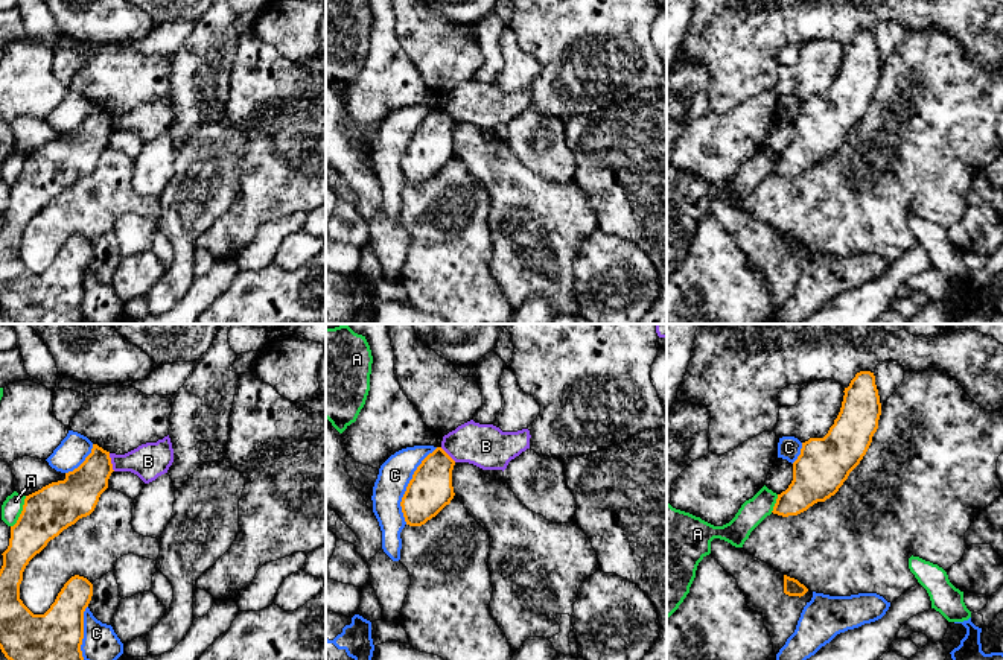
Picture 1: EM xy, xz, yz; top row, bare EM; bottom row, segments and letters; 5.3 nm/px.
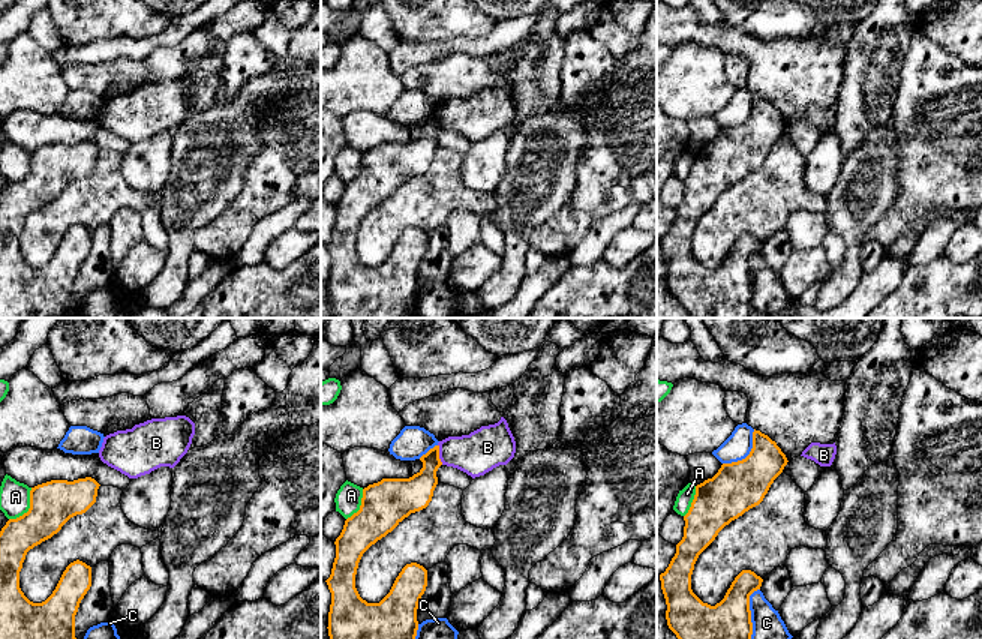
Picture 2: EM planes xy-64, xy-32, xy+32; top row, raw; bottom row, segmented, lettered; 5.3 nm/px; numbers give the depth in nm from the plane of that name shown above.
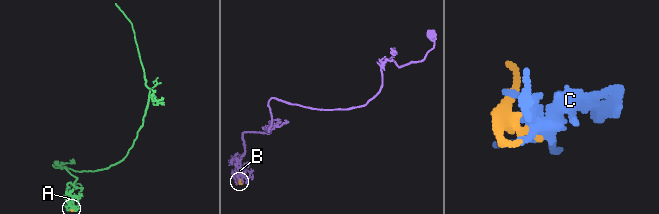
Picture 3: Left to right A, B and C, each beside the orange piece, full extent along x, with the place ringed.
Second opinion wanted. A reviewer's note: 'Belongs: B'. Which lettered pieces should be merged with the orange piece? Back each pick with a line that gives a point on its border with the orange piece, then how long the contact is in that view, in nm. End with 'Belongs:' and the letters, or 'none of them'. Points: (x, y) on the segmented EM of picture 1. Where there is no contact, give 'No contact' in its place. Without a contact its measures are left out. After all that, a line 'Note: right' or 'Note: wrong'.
Belongs: none of them
Note: wrong

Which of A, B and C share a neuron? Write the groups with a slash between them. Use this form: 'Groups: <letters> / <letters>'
Groups: A / B / C

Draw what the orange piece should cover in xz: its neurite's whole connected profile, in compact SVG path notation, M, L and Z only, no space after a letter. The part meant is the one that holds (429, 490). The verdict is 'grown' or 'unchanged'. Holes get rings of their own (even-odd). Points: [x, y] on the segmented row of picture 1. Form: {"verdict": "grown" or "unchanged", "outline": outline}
{"verdict": "unchanged", "outline": "M441 447L422 461L400 502L406 525L422 526L451 503L455 496L454 465L455 461Z"}

